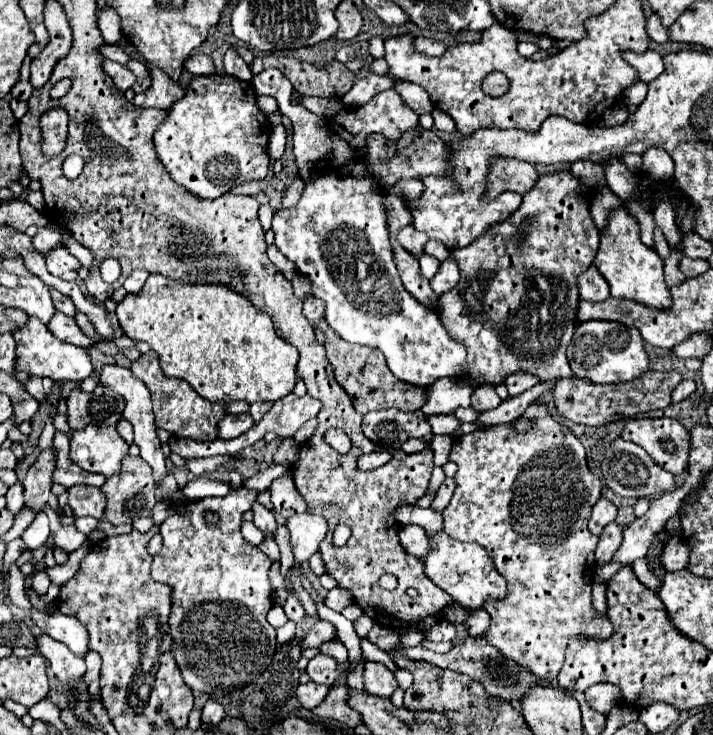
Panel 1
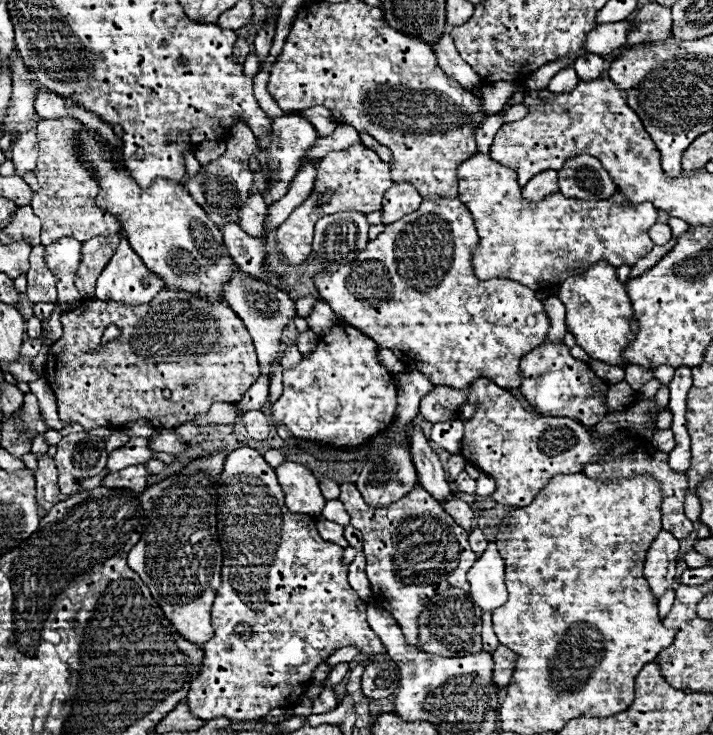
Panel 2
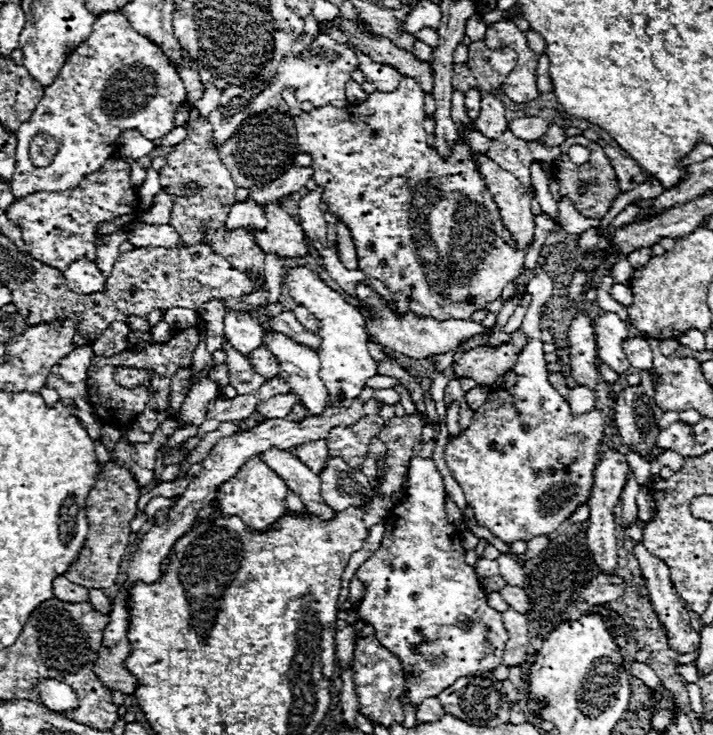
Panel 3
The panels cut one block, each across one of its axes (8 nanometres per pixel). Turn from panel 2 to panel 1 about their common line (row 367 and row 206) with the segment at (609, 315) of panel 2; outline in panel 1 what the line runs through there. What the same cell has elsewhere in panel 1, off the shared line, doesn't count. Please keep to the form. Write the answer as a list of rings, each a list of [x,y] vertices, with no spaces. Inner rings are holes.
[[[624,206],[608,212],[606,226],[604,230],[600,230],[600,246],[594,258],[594,266],[610,284],[610,292],[614,298],[630,298],[654,308],[668,308],[668,304],[672,304],[668,286],[662,276],[664,262],[654,252],[654,248],[642,244],[640,226]]]

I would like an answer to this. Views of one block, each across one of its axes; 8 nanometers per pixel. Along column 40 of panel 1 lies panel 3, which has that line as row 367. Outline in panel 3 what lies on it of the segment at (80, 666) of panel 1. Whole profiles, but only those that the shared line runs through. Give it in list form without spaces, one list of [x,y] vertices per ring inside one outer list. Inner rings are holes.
[[[628,338],[624,342],[624,352],[628,354],[628,360],[634,368],[638,368],[638,370],[652,370],[654,368],[652,366],[652,350],[646,340],[642,340],[642,338],[630,340]]]

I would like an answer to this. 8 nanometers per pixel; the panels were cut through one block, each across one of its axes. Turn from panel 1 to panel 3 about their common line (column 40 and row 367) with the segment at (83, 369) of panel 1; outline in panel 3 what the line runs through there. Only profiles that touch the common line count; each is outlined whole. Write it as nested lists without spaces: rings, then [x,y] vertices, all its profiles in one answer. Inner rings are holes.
[[[296,266],[292,270],[288,270],[286,278],[284,278],[286,286],[290,288],[292,298],[306,306],[322,324],[318,336],[322,340],[322,354],[320,354],[320,362],[322,362],[322,374],[324,380],[328,382],[328,394],[332,398],[334,408],[348,408],[358,394],[366,388],[366,380],[376,376],[376,362],[372,360],[370,352],[368,352],[368,334],[364,330],[366,320],[362,316],[362,312],[344,302],[334,290],[330,290],[316,274],[312,274],[308,268]]]

